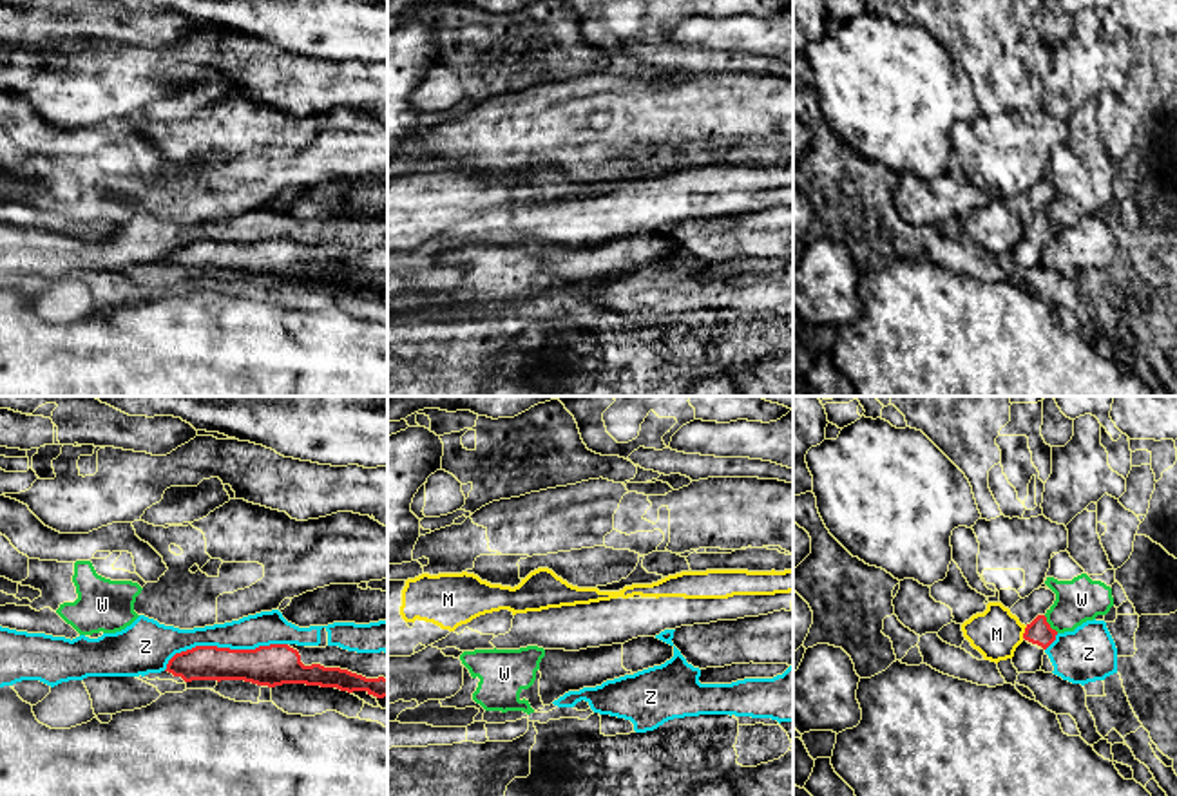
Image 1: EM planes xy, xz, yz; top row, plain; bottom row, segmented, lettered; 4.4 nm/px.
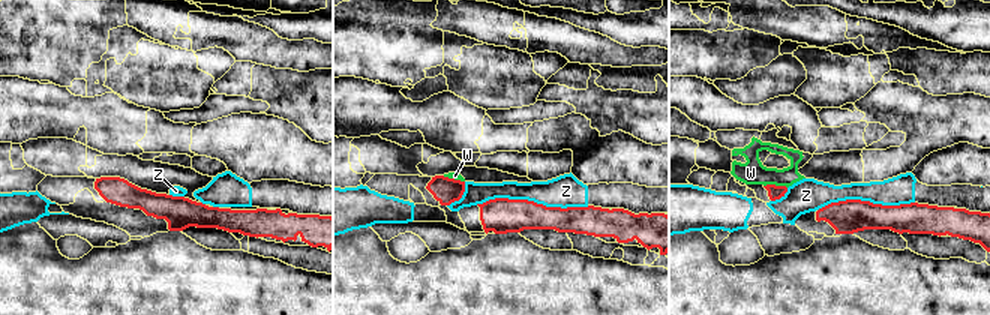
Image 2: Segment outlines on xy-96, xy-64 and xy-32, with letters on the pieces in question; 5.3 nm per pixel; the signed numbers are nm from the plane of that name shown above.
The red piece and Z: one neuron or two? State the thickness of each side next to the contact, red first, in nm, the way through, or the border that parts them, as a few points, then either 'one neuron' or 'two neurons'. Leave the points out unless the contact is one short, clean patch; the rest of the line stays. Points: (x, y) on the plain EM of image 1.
190/150 nm | two neurons

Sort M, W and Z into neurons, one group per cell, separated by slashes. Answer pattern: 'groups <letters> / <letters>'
groups M / W / Z

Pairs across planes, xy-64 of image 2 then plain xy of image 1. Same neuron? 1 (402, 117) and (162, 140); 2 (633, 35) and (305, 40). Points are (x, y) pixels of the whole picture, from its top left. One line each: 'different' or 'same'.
1: different
2: same

